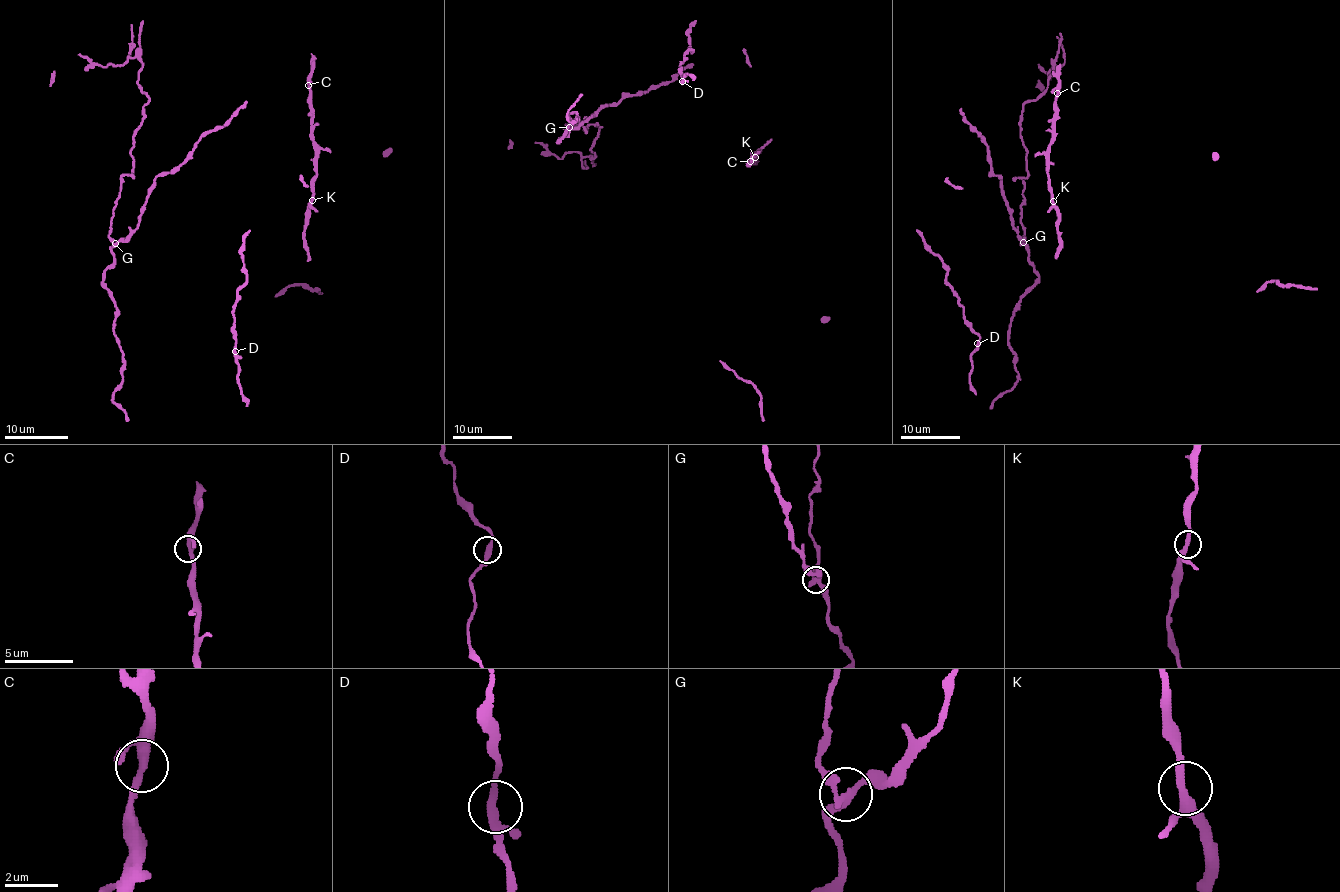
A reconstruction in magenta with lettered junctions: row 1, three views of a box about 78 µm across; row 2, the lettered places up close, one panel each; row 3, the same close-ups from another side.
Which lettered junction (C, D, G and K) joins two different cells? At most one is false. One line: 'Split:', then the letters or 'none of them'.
Split: G

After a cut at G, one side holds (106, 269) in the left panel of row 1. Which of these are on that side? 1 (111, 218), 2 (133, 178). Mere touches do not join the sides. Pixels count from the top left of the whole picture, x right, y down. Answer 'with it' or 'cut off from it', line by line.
1: cut off from it
2: cut off from it

